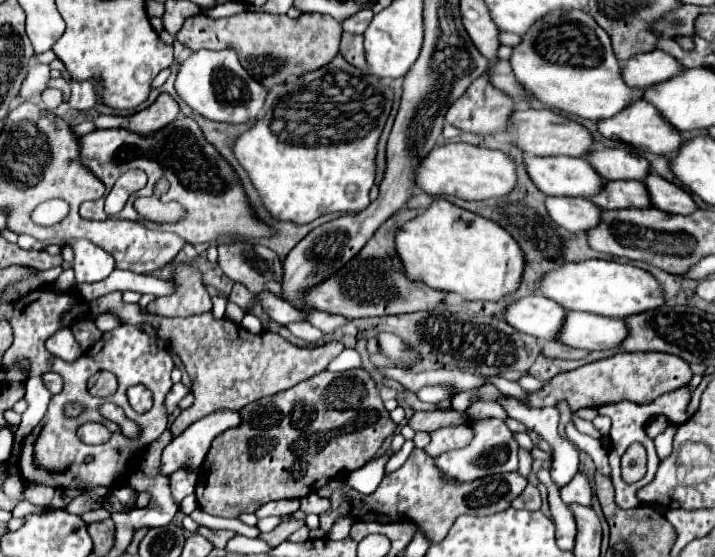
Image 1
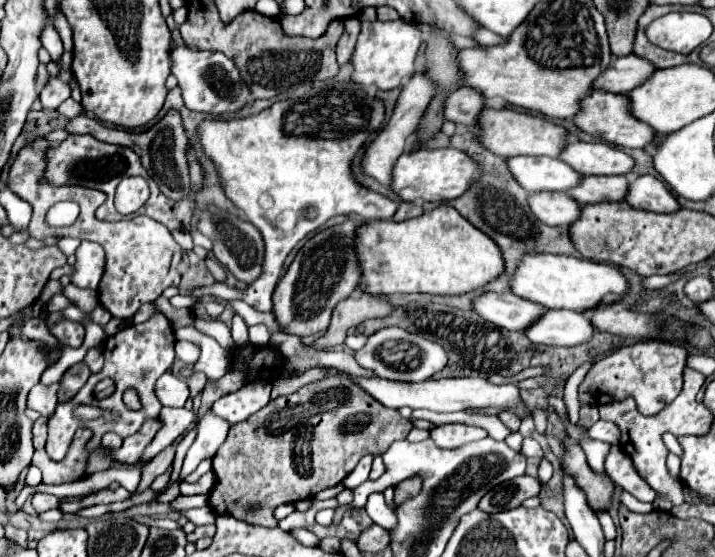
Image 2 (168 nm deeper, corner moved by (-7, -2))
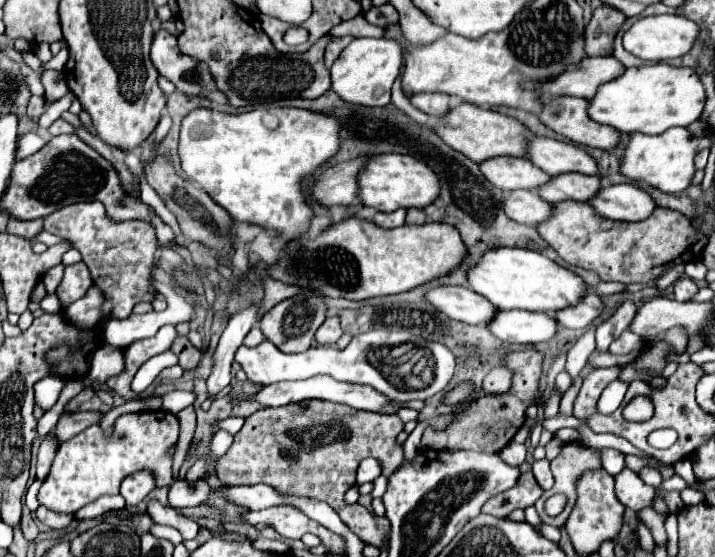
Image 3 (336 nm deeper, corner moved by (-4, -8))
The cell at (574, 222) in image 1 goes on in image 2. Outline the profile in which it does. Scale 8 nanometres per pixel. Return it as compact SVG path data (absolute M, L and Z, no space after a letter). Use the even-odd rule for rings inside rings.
M535 192L529 194L531 212L549 226L569 226L577 220L581 206L565 192Z

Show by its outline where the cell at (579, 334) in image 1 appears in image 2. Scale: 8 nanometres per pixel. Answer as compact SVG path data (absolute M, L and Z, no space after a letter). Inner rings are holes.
M545 310L545 316L539 316L523 330L533 344L547 346L575 346L587 342L593 332L595 328L589 318L573 310Z

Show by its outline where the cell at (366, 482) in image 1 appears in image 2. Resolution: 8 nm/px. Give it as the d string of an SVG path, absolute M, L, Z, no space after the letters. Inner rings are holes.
M371 494L371 496L369 496L369 500L367 500L365 510L367 510L367 514L371 516L371 520L373 520L375 524L383 526L385 530L393 528L393 524L397 522L395 512L393 512L393 510L389 510L389 506L385 504L383 494Z

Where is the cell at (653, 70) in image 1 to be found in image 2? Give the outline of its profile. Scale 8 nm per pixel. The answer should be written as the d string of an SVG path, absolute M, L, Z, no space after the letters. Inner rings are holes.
M629 54L629 56L621 56L615 58L613 64L609 64L609 68L605 68L605 72L601 72L601 76L597 78L597 84L593 84L593 88L597 90L605 90L605 92L615 92L615 94L625 94L629 90L633 90L635 86L643 84L651 74L653 74L655 66L649 64L647 60Z

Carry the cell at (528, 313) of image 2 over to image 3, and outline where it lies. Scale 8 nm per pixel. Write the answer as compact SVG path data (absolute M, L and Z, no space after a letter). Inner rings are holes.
M464 286L432 288L426 294L426 298L430 304L442 310L448 318L454 318L466 324L488 326L498 314L498 308L494 308L490 300L486 300L478 292L464 288Z

